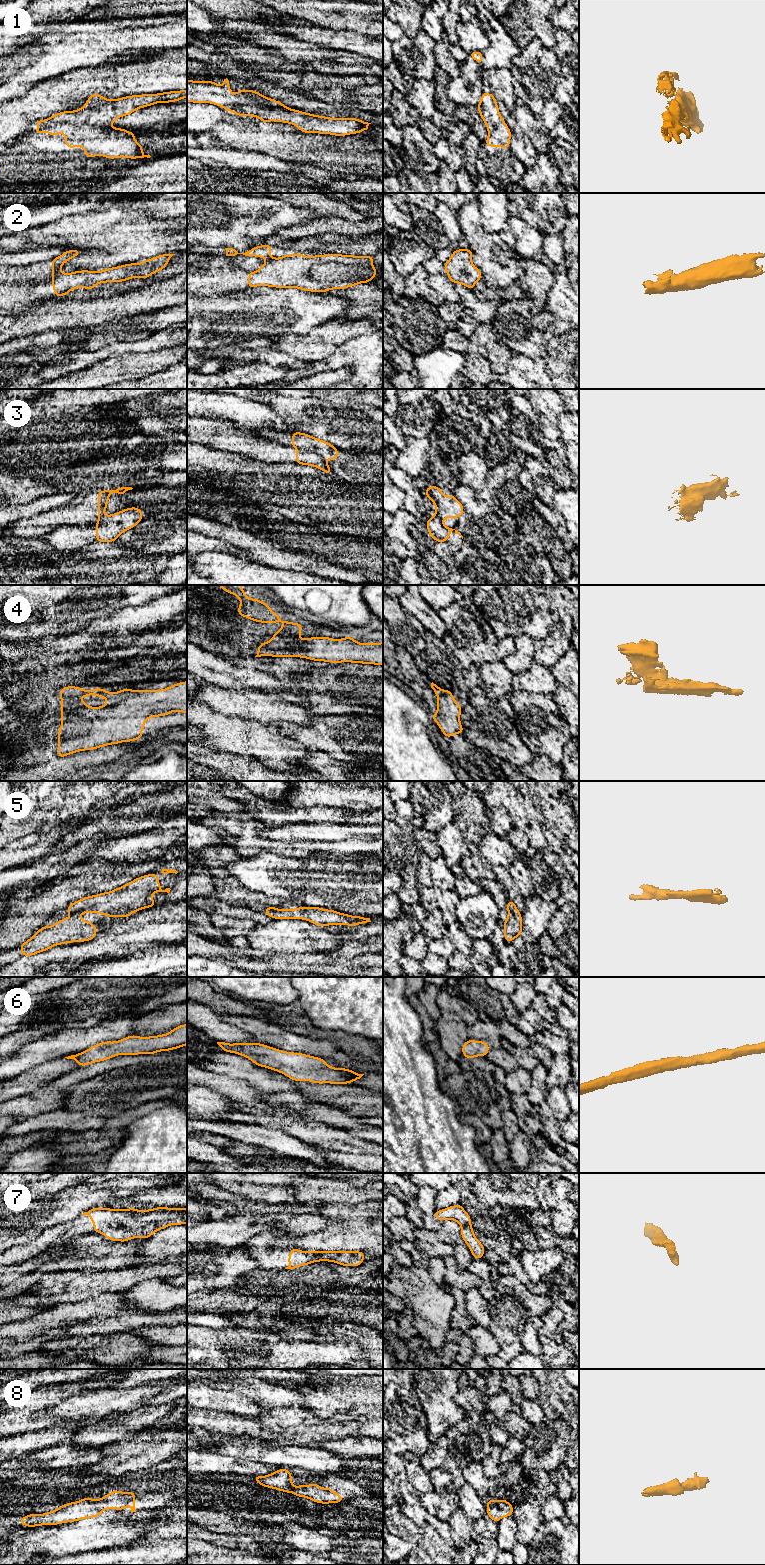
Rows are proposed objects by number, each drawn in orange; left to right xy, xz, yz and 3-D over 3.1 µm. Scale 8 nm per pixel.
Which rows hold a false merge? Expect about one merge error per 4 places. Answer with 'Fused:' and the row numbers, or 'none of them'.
Fused: 3

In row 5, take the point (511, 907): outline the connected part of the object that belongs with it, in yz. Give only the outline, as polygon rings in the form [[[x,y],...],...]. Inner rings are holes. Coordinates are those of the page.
[[[508,899],[507,901],[507,919],[503,923],[504,938],[511,943],[516,937],[522,934],[522,916],[515,903]]]

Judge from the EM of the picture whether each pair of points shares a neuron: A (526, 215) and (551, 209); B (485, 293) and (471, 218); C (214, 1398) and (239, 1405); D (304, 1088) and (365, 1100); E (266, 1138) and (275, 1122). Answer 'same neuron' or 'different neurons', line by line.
A: same neuron
B: different neurons
C: same neuron
D: same neuron
E: different neurons

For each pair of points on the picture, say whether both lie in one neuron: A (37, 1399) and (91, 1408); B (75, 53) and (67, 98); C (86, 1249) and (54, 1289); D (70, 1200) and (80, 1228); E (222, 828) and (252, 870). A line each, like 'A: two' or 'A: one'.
A: two
B: two
C: two
D: two
E: two

